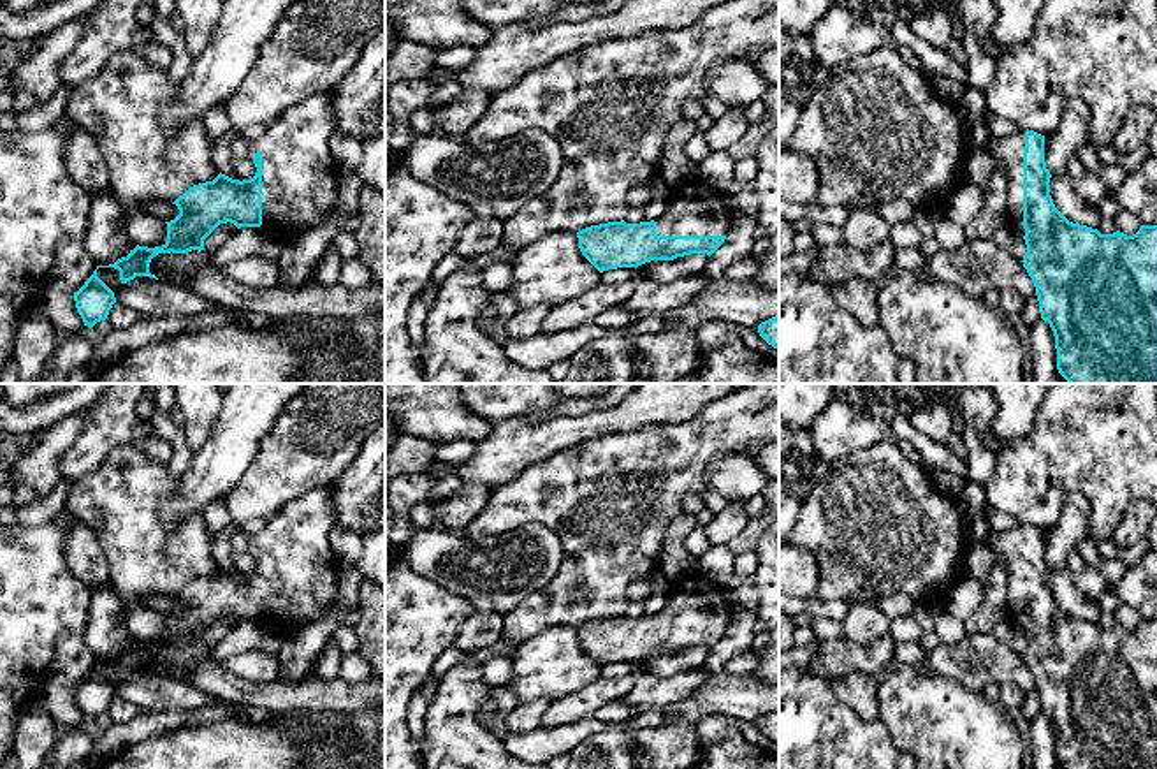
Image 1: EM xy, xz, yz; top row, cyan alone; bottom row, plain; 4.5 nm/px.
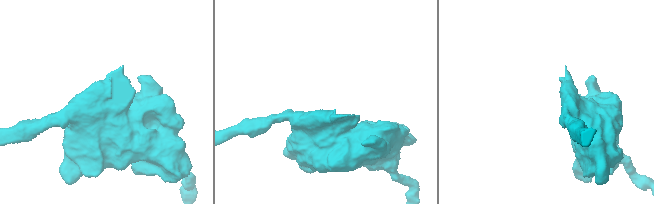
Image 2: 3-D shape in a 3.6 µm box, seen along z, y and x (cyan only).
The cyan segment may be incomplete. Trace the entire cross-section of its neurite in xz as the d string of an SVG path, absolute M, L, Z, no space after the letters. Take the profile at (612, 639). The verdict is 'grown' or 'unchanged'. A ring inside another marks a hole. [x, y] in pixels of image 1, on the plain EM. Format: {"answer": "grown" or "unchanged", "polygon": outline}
{"answer": "grown", "polygon": "M698 575L679 582L656 614L621 614L578 625L578 642L600 667L691 648L710 651L726 634L731 605L724 590Z"}

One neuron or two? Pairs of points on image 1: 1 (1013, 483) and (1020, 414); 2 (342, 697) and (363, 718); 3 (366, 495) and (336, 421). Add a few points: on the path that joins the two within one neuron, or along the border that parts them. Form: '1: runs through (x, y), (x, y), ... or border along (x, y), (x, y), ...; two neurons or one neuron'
1: border along (1041, 402), (1033, 426), (996, 453); two neurons
2: border along (366, 710), (350, 713); two neurons
3: border along (366, 437), (361, 451), (331, 481); two neurons

